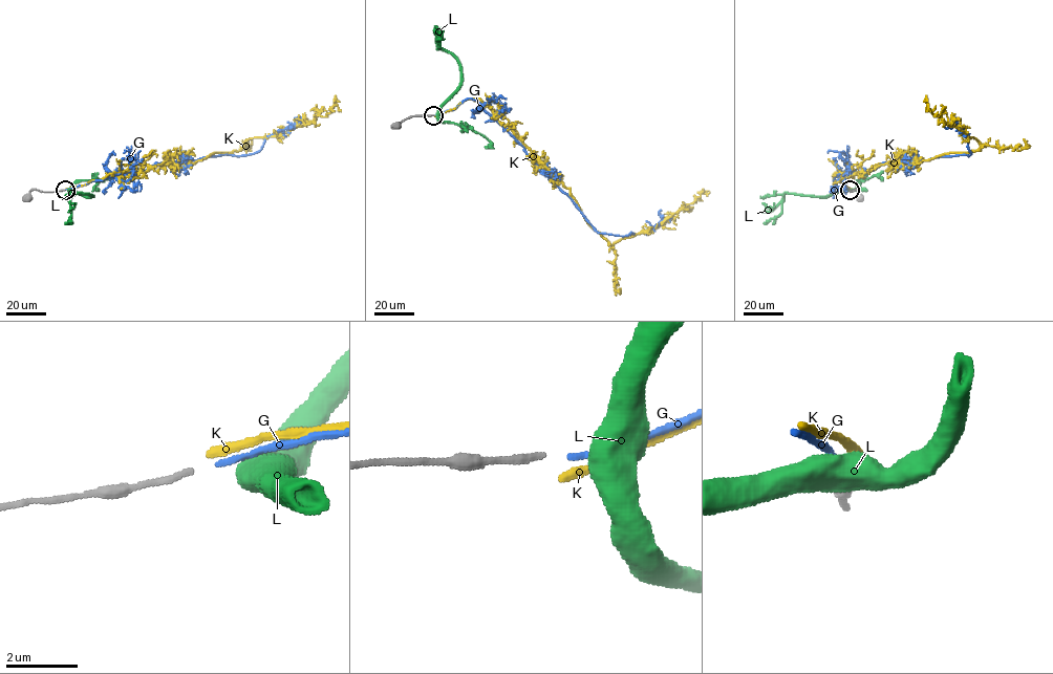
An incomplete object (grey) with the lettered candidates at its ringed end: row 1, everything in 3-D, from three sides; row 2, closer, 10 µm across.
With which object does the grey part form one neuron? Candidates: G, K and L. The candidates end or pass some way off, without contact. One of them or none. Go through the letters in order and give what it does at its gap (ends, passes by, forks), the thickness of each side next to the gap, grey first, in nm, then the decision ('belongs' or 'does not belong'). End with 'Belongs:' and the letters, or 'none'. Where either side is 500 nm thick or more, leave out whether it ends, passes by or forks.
G: it ends there; 180 nm thick on the grey side, 130 nm on the other; belongs
K: it ends there; 180 nm thick on the grey side, 280 nm on the other; does not belong
L: 180 nm thick on the grey side, 750 nm on the other; does not belong
Belongs: G

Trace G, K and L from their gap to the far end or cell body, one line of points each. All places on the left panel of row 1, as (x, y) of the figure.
G: (66, 189), (143, 172), (171, 160), (256, 153), (264, 137), (292, 127)
K: (66, 189), (165, 160), (188, 167), (211, 153), (238, 151), (249, 138), (308, 125), (335, 105), (341, 111)
L: (67, 190), (92, 196), (73, 195), (70, 220), (65, 222)

